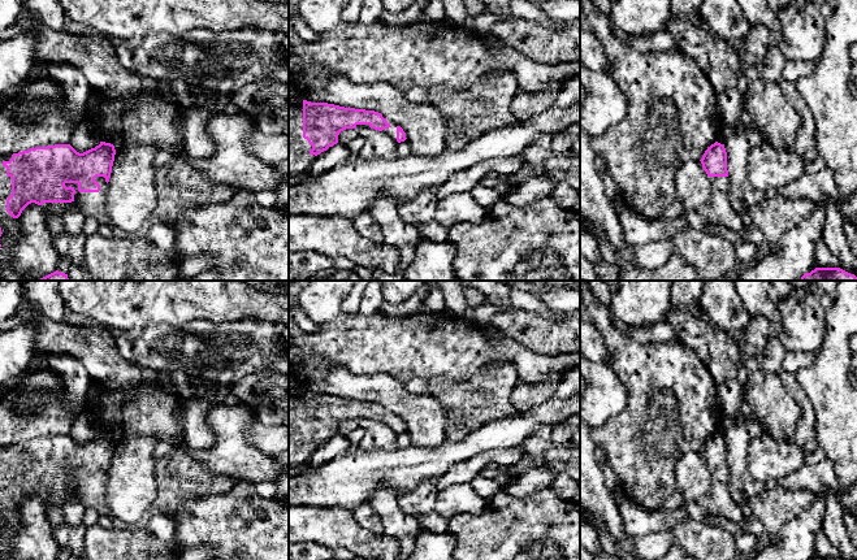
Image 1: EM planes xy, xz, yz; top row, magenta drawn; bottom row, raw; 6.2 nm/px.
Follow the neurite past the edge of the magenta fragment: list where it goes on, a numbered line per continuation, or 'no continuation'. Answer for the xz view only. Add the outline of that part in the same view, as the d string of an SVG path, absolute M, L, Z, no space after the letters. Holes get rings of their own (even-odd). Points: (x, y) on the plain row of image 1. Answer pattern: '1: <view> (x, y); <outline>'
1: xz (299, 451); M289 368L289 469L307 468L316 447L311 446L312 437L303 429L303 388L294 381Z

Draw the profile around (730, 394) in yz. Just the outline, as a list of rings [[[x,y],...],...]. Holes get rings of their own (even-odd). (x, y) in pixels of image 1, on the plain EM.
[[[737,379],[719,385],[717,388],[723,414],[732,418],[744,420],[740,409],[743,390]]]

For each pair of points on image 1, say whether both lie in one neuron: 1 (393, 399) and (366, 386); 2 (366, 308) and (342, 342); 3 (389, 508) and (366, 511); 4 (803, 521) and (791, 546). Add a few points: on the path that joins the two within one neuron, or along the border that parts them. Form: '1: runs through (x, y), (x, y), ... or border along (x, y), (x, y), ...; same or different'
1: runs through (386, 393), (381, 387), (372, 387); same
2: border along (380, 309), (368, 315), (359, 312); different
3: border along (367, 503), (379, 515), (385, 533); different
4: runs through (803, 528), (797, 539); same

